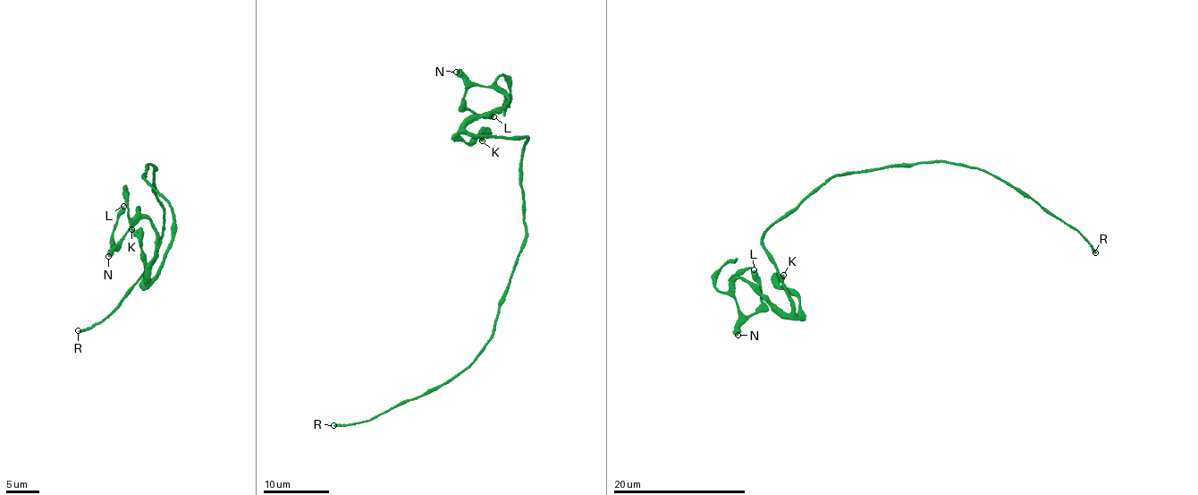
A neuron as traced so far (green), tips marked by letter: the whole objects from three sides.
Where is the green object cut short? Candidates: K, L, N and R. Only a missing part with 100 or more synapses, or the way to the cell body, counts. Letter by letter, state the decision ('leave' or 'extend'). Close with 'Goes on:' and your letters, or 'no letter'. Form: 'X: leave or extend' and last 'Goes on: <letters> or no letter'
K: leave
L: leave
N: leave
R: extend
Goes on: R

